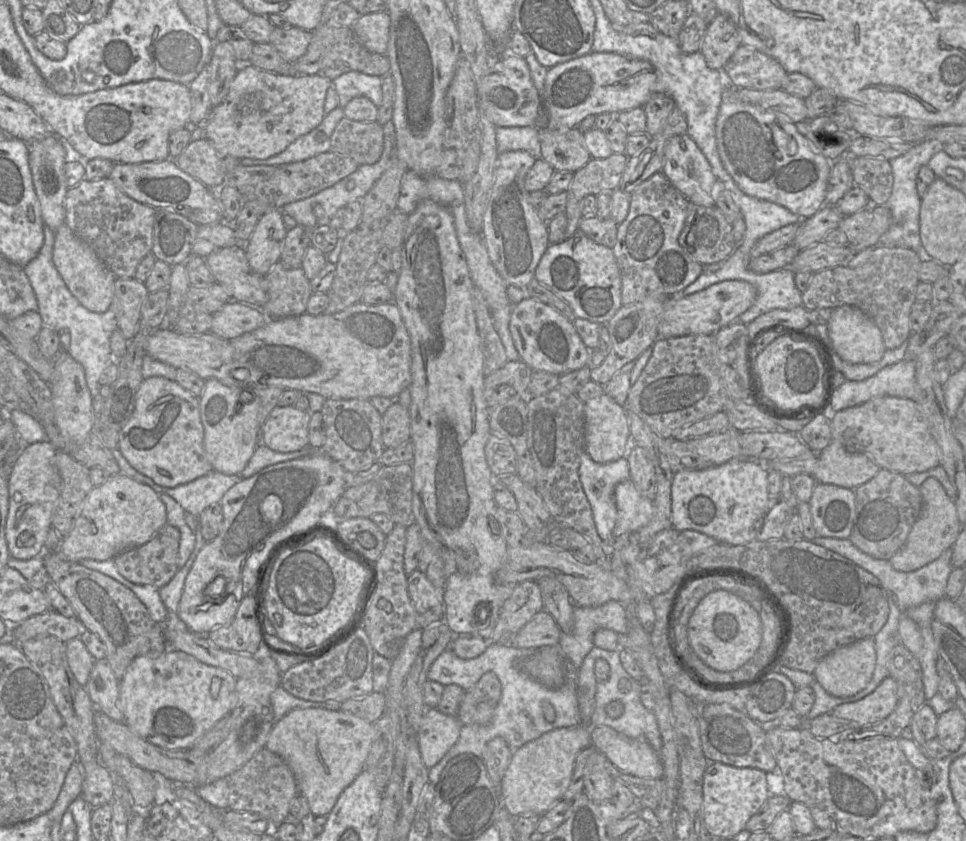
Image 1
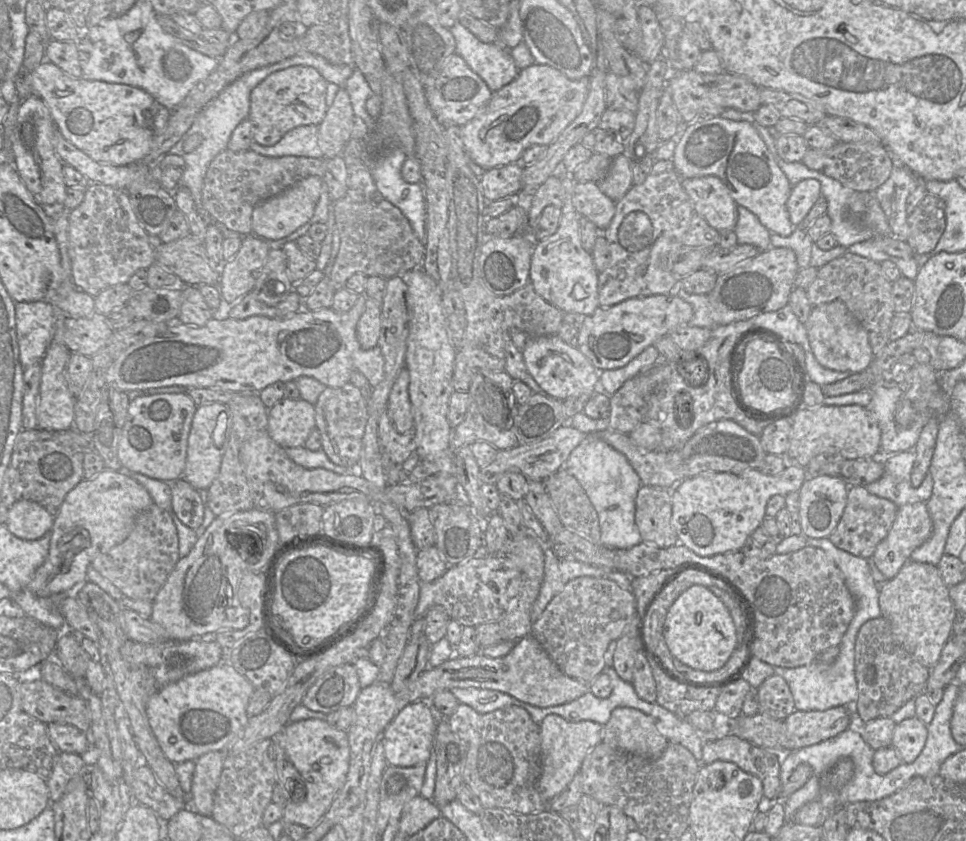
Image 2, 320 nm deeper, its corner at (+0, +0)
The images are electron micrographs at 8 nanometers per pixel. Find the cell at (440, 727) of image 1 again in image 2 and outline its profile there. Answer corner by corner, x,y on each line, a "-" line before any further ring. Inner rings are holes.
422,701
406,705
389,723
381,737
385,758
390,766
413,767
430,758
437,724
429,707

